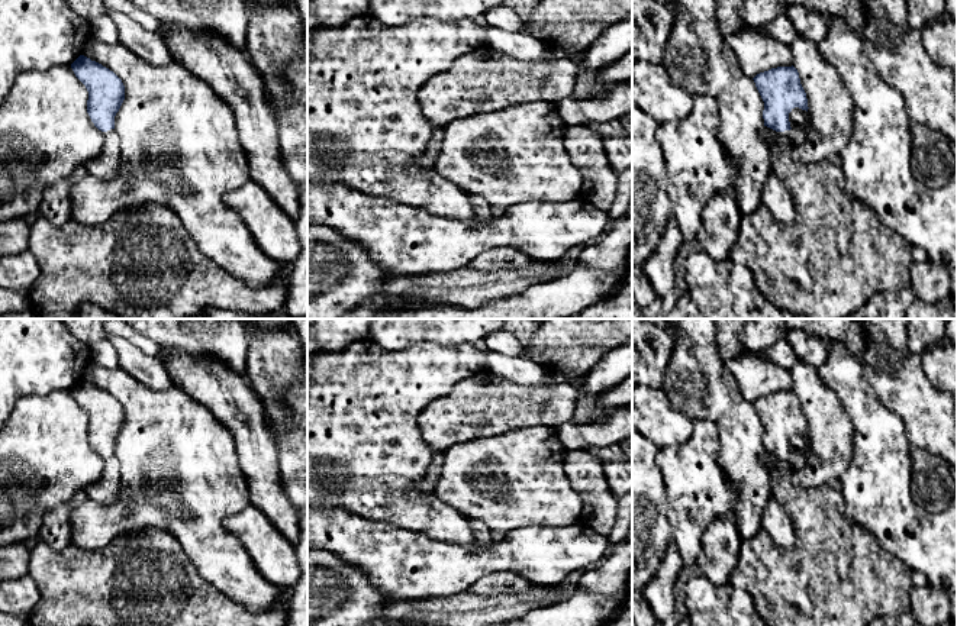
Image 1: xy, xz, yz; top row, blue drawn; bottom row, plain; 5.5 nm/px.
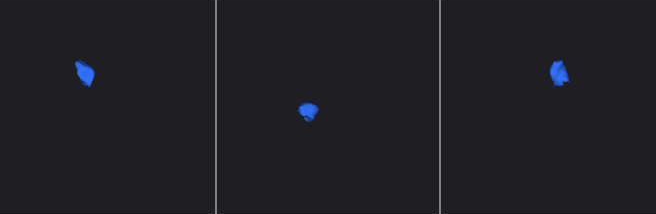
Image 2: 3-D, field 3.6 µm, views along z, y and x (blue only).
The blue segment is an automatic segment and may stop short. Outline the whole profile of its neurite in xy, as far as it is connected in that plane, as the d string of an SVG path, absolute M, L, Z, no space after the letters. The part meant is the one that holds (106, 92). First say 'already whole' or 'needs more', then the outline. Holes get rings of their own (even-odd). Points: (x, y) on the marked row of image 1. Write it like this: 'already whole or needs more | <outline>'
needs more | M80 55L71 68L88 91L87 113L104 136L104 148L97 158L86 165L87 172L99 180L112 180L120 167L115 116L125 100L125 85L113 71L84 55Z

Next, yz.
needs more | M793 65L777 67L753 80L764 101L764 126L777 135L777 141L768 143L771 171L787 185L796 216L790 223L782 223L763 204L741 216L740 236L729 259L745 265L763 297L793 317L847 319L877 293L908 287L915 262L914 246L850 194L840 154L812 164L792 158L790 148L802 133L790 128L789 113L795 107L809 109L798 70Z

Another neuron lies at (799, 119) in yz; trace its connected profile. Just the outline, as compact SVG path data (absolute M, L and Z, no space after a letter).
M795 107L789 113L789 122L792 129L799 130L803 135L809 128L809 112Z

